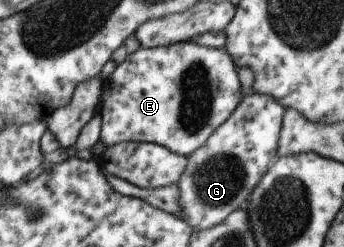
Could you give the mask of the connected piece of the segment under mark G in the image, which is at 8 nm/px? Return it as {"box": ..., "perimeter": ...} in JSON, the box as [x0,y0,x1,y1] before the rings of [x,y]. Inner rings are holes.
{"box":[177,93,285,231],"perimeter":[[[255,93],[247,95],[231,116],[217,128],[207,142],[187,157],[187,166],[177,182],[178,206],[182,219],[193,231],[202,231],[221,224],[227,216],[241,208],[259,184],[267,169],[278,159],[277,147],[285,108],[272,96]]]}

